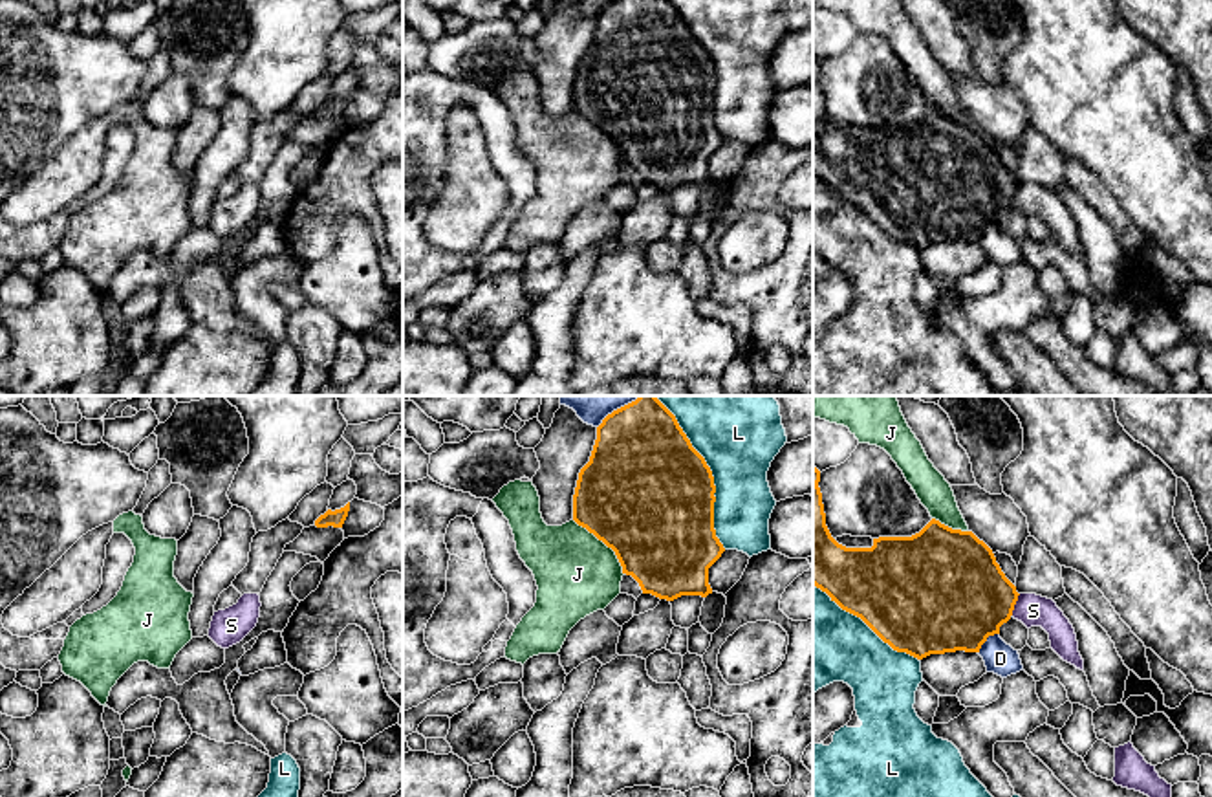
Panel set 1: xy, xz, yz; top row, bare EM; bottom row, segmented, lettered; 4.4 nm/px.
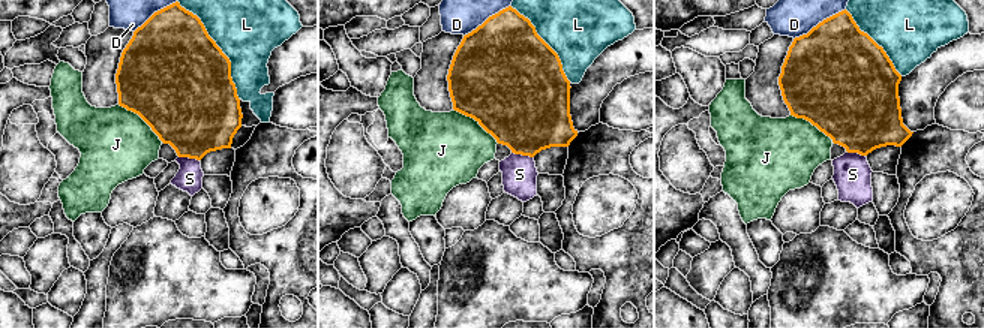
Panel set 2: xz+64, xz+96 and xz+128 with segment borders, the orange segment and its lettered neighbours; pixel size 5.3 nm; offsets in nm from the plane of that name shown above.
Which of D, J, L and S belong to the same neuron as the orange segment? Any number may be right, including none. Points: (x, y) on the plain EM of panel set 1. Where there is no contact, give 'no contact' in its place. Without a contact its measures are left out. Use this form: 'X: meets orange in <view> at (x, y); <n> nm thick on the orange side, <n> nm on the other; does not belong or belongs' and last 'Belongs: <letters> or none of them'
D: meets orange in yz at (985, 229); 480 nm thick on the orange side, 140 nm on the other; does not belong
J: meets orange in xz at (605, 132); 500 nm thick on the orange side, 360 nm on the other; does not belong
L: meets orange in xz at (713, 70); 500 nm thick on the orange side, 320 nm on the other; does not belong
S: meets orange in yz at (1015, 193); 440 nm thick on the orange side, 140 nm on the other; does not belong
Belongs: none of them

